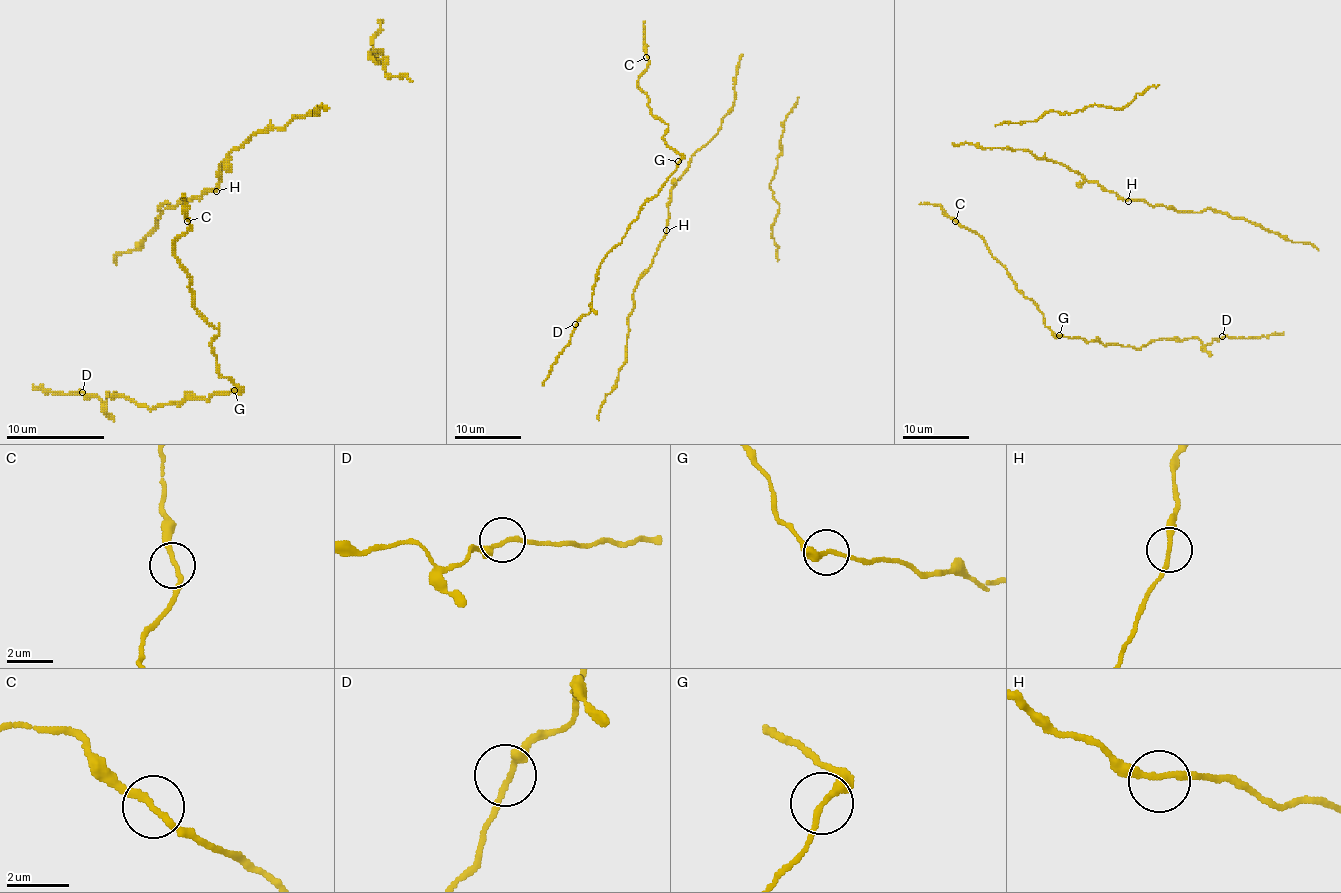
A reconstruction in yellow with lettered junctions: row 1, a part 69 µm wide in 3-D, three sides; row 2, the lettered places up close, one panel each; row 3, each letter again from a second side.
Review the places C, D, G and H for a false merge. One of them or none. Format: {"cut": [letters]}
{"cut": []}

